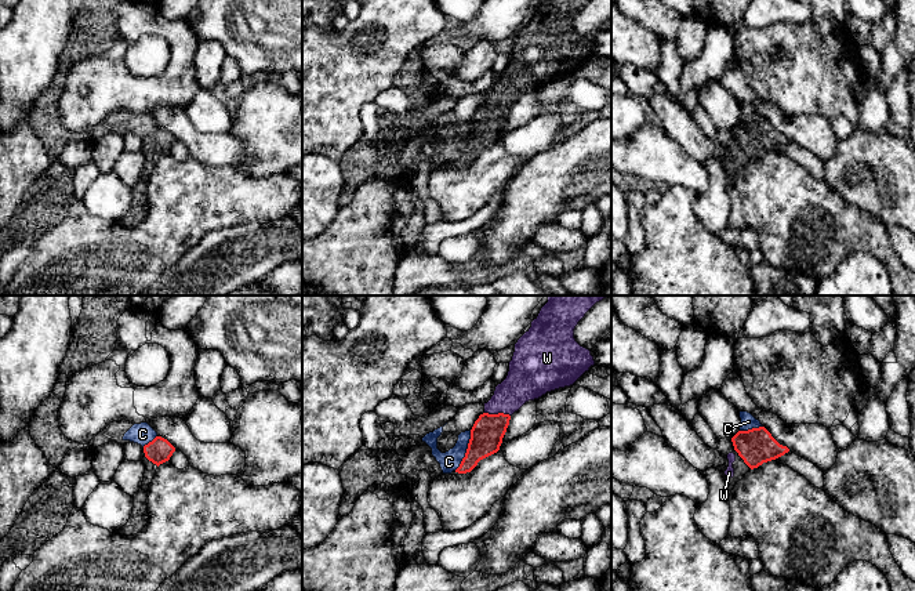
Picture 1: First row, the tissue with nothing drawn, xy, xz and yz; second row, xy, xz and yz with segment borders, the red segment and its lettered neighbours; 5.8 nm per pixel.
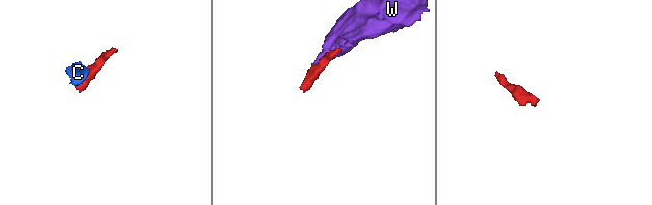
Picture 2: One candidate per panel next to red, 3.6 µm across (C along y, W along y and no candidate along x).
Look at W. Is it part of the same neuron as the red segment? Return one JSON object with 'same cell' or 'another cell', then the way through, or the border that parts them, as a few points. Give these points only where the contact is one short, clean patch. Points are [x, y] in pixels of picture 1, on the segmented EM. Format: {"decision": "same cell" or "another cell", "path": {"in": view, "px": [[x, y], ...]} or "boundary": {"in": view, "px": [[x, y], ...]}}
{"decision": "same cell"}

